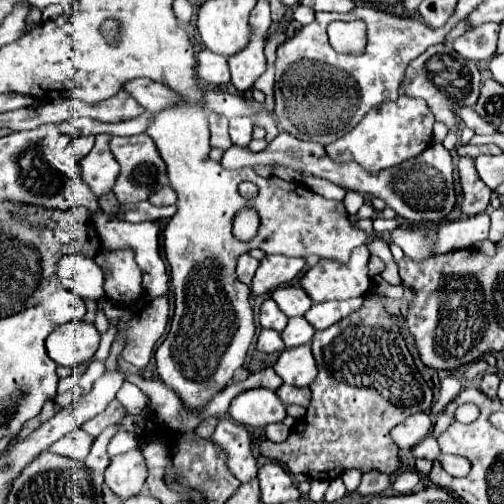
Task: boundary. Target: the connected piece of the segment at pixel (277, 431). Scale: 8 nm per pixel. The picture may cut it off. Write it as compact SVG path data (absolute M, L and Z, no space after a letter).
M269 424L267 428L265 428L265 436L269 438L269 440L273 440L273 442L283 442L287 436L289 436L289 428L285 426L285 424Z

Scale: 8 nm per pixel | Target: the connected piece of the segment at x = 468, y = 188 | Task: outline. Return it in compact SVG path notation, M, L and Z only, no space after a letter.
M469 156L461 158L457 168L459 168L459 176L461 176L461 186L463 186L463 206L461 206L461 210L467 216L475 216L479 212L485 212L485 208L489 206L491 190L477 176L473 158L469 158Z

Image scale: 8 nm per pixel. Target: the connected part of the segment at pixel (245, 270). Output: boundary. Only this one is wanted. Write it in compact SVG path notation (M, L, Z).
M243 254L239 256L239 262L237 262L237 278L243 282L243 284L251 284L253 276L255 276L255 270L259 268L259 260L255 260L253 256L249 254Z

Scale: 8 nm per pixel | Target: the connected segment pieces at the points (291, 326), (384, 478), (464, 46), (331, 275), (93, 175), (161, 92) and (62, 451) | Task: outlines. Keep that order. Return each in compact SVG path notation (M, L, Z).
M289 318L285 330L281 332L283 342L285 342L287 348L295 348L295 346L311 342L313 334L315 334L315 330L305 318Z
M370 471L362 475L357 492L361 495L379 495L391 486L388 475Z
M489 22L489 24L477 26L475 30L461 34L453 42L453 48L463 58L469 58L469 60L475 60L475 62L489 60L497 52L497 34L499 34L499 24Z
M357 246L351 252L349 262L345 264L321 258L313 268L309 268L303 274L301 288L309 294L313 302L365 296L371 284L367 276L367 260L369 260L367 246Z
M99 134L93 150L81 160L83 180L91 186L95 196L103 196L111 192L121 172L121 166L113 158L107 140L109 140L107 134Z
M149 78L129 80L123 84L123 90L129 92L149 112L157 112L179 102L179 96L173 94L173 90L161 86L159 82L151 82Z
M77 428L71 434L57 440L53 446L49 446L49 452L59 454L59 456L69 456L69 458L75 458L75 460L83 462L87 458L87 454L89 454L89 448L91 448L93 440L95 438L91 434Z

